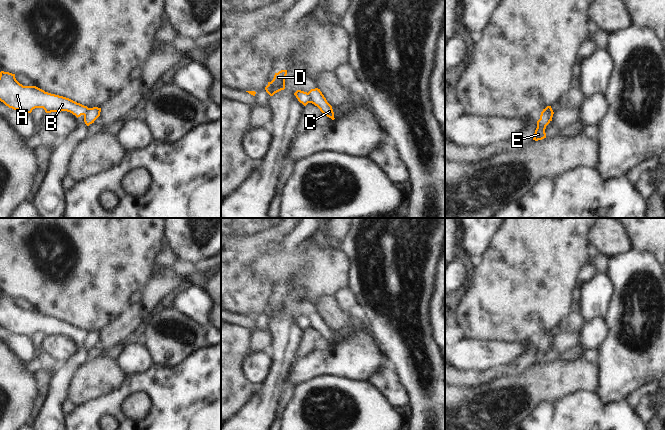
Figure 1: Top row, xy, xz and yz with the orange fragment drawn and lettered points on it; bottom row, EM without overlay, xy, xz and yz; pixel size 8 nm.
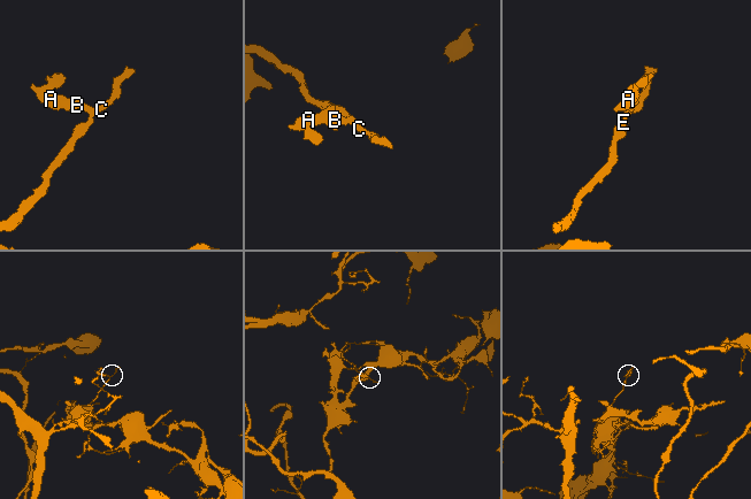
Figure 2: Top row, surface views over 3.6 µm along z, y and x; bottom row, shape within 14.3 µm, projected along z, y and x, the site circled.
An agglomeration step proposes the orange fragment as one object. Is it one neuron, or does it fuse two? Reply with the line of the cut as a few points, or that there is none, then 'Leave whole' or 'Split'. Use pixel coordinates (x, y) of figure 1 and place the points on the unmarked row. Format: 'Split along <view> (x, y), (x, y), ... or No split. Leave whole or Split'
Split along xz (307, 317), (310, 321), (310, 326). Split.

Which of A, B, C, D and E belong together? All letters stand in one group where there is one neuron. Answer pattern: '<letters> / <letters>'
A B D / C E

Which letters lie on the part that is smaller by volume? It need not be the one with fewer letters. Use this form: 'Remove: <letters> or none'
Remove: A, B, D

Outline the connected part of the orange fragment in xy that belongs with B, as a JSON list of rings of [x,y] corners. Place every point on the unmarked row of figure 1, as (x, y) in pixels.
[[[0,296],[0,325],[14,334],[31,337],[35,332],[43,332],[46,337],[67,335],[77,342],[86,339],[88,331],[77,327],[69,322],[51,318],[36,310],[23,310],[16,302],[15,298],[9,296]]]

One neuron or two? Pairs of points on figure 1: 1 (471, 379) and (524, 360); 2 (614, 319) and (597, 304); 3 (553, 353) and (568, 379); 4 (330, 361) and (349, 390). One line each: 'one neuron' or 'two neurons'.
1: one neuron
2: two neurons
3: two neurons
4: two neurons

